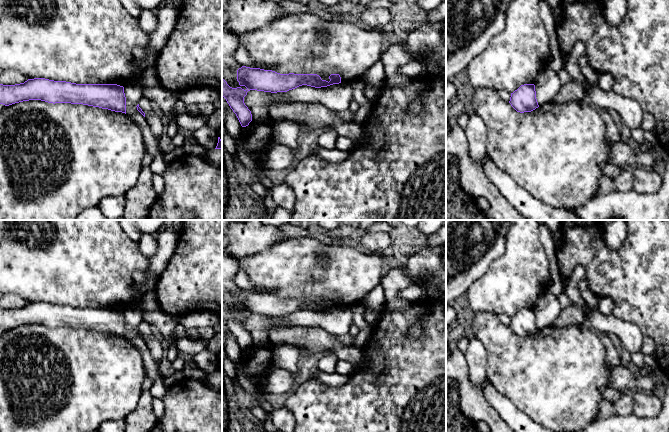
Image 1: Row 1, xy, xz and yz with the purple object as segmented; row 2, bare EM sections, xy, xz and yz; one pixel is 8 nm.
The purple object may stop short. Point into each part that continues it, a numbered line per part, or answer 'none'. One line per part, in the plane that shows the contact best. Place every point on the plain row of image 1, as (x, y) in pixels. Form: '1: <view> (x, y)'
none

